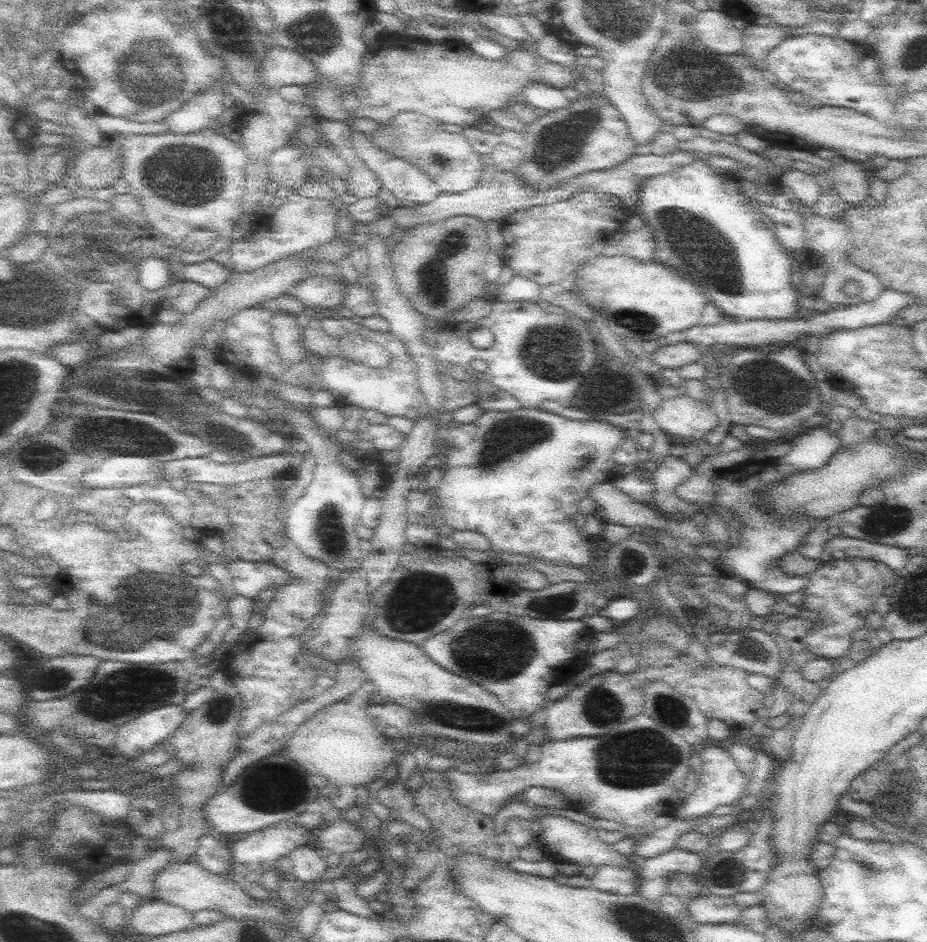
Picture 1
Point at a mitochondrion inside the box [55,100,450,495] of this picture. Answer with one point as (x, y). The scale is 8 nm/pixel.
(183, 174)

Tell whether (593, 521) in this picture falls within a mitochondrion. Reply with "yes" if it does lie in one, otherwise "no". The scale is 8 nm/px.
no

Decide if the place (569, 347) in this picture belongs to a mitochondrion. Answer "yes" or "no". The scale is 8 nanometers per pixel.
yes

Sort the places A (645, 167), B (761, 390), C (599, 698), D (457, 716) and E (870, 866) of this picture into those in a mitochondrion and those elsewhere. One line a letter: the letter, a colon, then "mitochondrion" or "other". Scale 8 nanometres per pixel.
A: other
B: mitochondrion
C: mitochondrion
D: mitochondrion
E: mitochondrion

